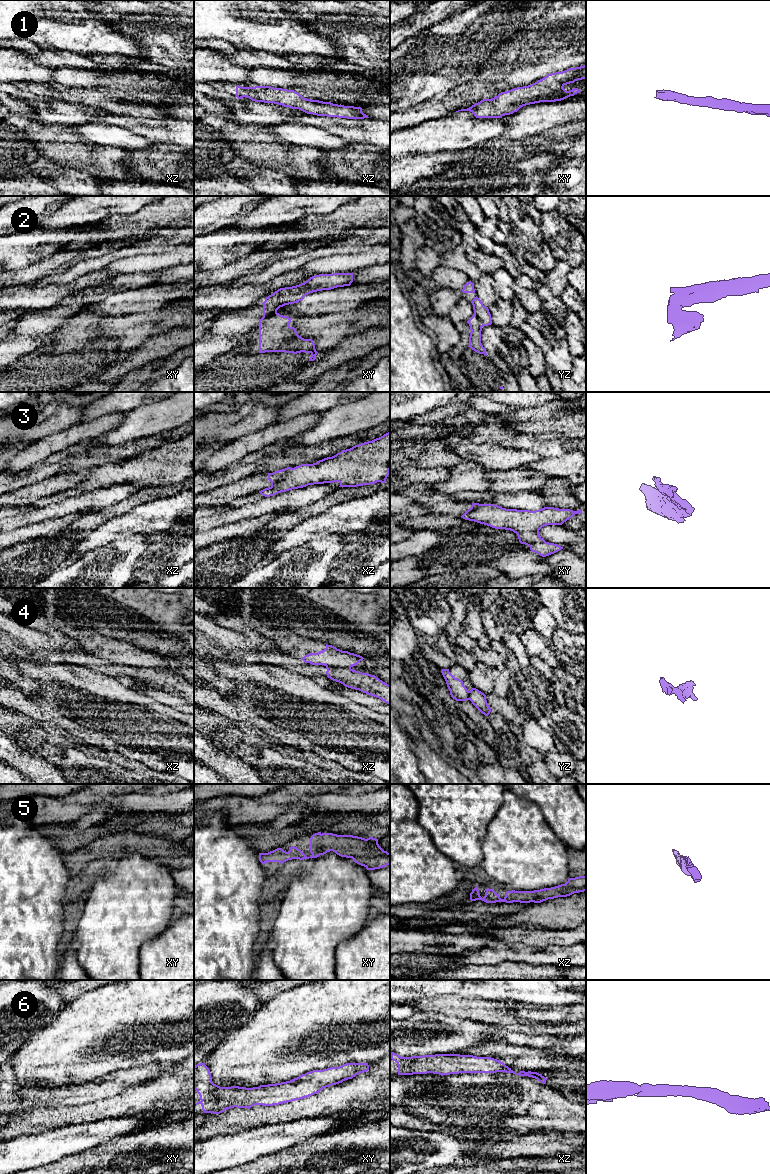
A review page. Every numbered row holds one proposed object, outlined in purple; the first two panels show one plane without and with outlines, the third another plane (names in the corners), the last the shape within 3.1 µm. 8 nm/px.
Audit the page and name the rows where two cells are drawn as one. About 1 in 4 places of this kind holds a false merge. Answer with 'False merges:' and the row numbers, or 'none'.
False merges: 2, 3, 4

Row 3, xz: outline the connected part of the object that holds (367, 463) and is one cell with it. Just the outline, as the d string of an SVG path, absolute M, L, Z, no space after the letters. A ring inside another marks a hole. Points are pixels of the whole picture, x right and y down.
M390 432L316 463L296 466L282 475L274 486L259 492L270 497L314 484L339 482L339 487L357 487L386 483L389 471Z

